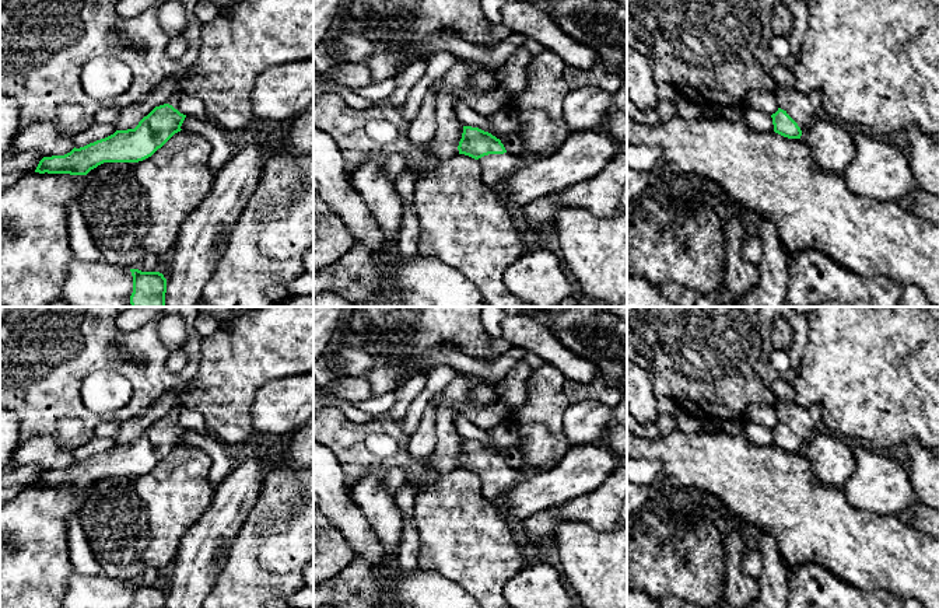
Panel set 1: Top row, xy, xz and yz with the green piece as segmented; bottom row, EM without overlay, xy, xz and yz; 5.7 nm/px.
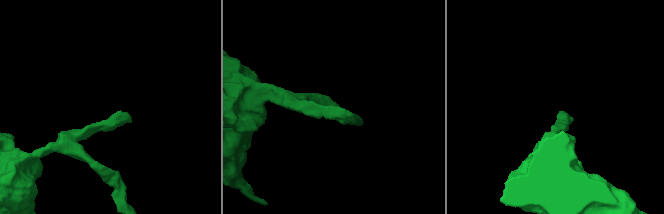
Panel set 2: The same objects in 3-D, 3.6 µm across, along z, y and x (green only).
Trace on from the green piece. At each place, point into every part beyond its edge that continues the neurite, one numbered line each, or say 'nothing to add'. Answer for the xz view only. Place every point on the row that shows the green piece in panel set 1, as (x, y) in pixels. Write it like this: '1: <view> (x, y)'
1: xz (496, 168)

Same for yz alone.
1: yz (803, 107)

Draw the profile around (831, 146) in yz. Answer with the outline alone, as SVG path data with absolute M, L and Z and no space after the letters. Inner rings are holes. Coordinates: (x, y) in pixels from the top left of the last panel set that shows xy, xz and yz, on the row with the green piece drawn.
M824 115L806 129L803 143L814 164L830 172L844 174L855 158L852 134L838 120Z

